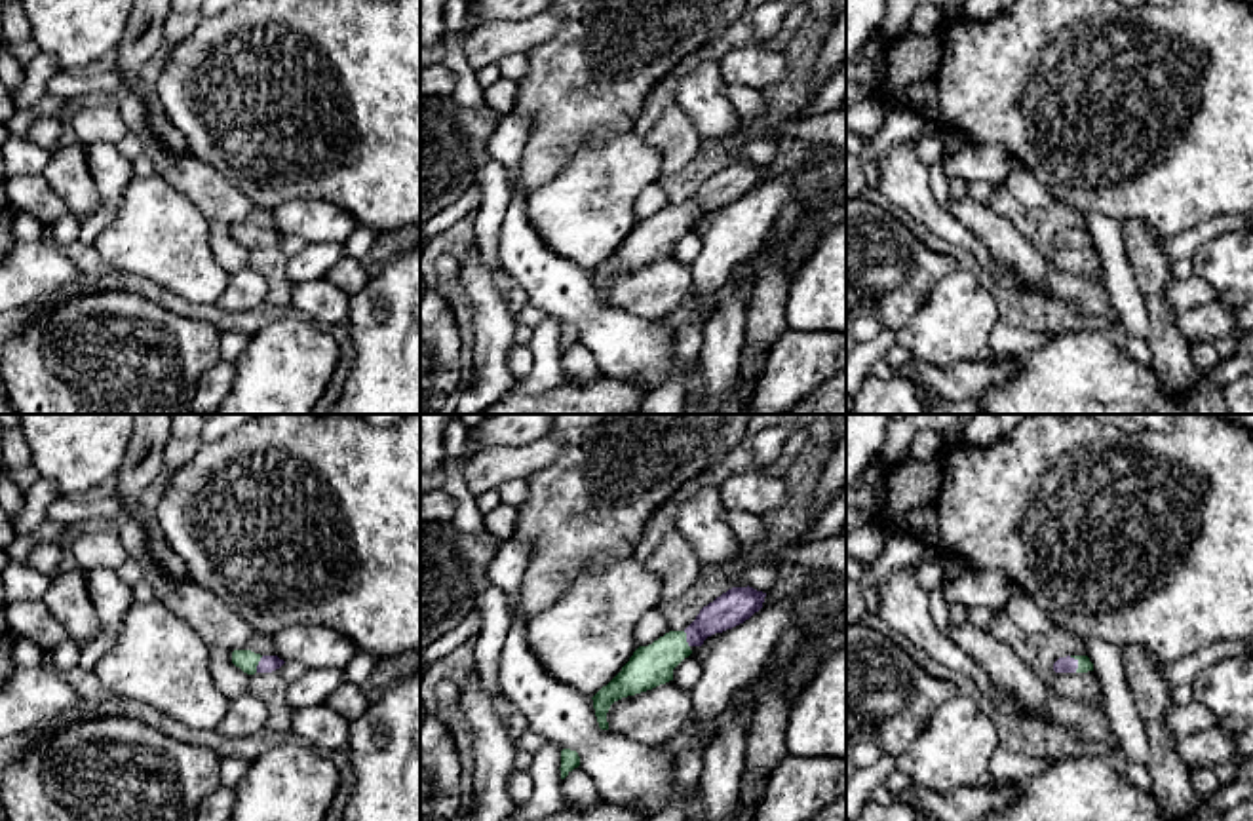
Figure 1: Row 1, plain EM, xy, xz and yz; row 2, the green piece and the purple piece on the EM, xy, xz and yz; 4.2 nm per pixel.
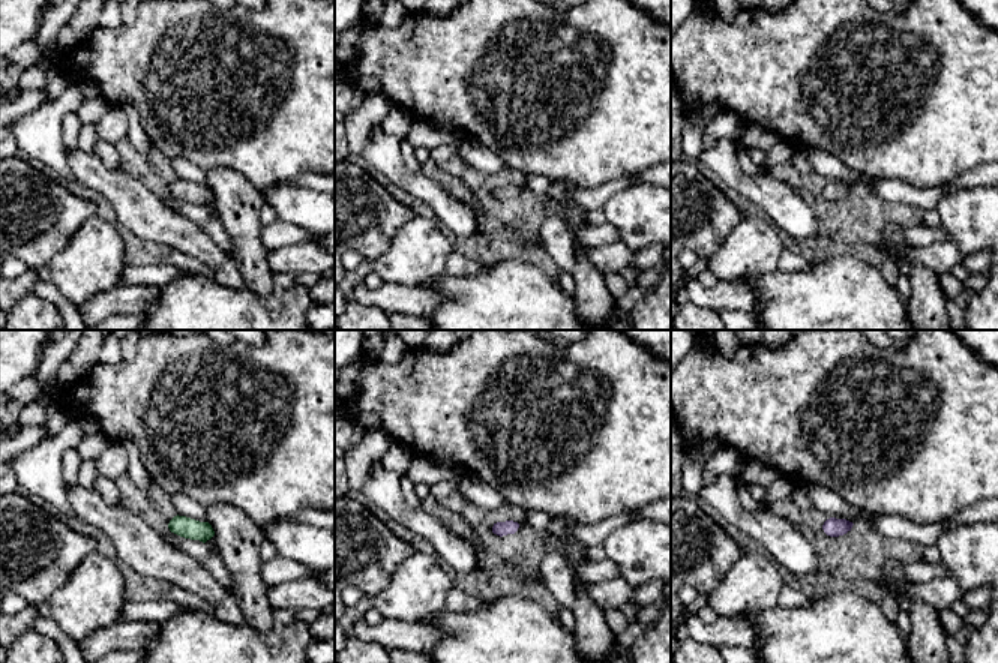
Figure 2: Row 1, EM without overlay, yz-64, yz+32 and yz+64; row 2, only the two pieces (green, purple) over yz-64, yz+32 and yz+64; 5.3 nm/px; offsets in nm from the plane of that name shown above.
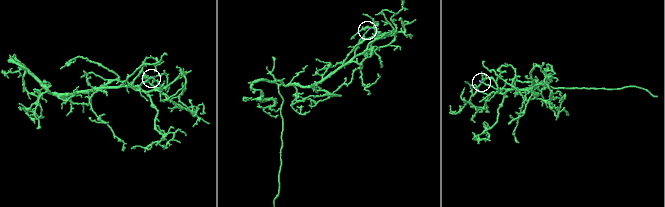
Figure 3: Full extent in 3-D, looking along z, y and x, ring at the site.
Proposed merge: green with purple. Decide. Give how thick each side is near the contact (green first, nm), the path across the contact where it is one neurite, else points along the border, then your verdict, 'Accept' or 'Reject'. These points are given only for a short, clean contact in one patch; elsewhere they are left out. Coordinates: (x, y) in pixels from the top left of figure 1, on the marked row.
Thickness 60 nm (green) against 70 nm. Path across: yz (1084, 664), (1079, 664), (1067, 664). Accept

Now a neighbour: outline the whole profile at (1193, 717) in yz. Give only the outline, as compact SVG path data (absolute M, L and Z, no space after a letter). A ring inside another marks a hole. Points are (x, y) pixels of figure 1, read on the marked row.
M1192 699L1183 707L1173 707L1166 716L1166 724L1177 737L1185 737L1215 728L1215 716L1207 707Z

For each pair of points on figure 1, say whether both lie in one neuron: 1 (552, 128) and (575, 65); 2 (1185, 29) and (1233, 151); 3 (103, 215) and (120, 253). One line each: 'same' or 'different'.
1: same
2: same
3: different

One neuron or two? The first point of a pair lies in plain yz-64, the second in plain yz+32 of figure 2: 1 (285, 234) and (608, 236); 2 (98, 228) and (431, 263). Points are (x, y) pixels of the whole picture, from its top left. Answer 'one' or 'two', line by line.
1: one
2: one

